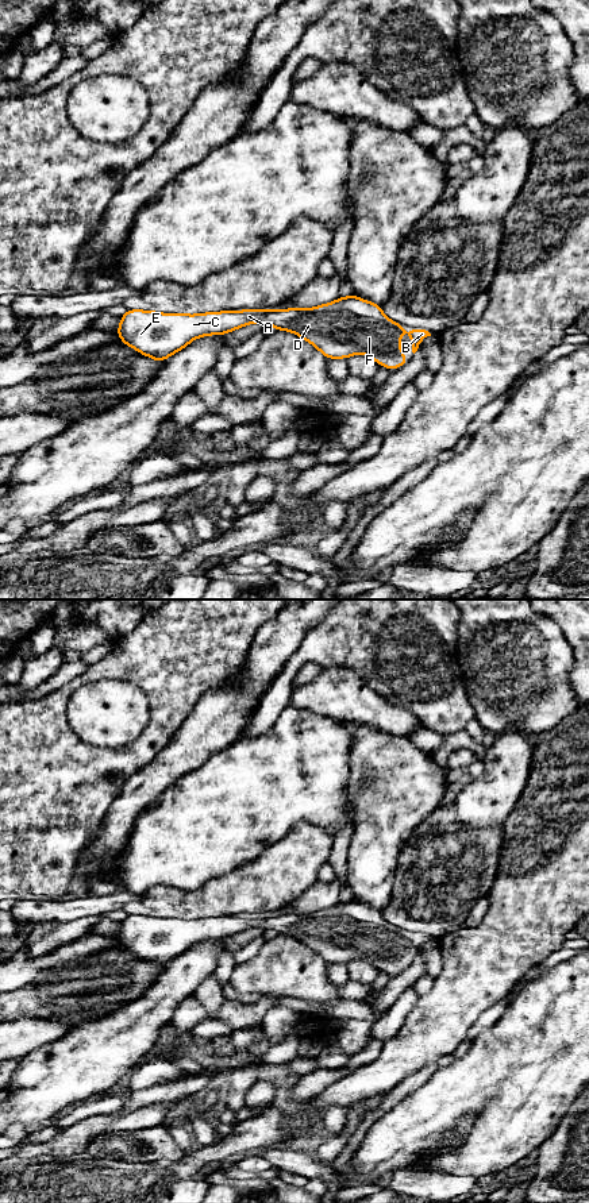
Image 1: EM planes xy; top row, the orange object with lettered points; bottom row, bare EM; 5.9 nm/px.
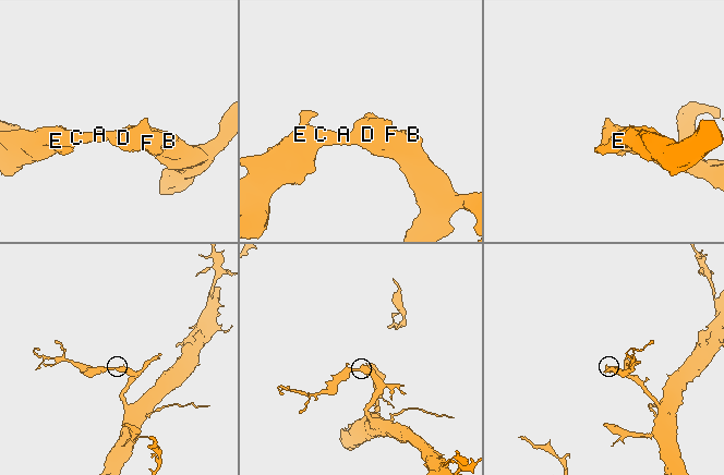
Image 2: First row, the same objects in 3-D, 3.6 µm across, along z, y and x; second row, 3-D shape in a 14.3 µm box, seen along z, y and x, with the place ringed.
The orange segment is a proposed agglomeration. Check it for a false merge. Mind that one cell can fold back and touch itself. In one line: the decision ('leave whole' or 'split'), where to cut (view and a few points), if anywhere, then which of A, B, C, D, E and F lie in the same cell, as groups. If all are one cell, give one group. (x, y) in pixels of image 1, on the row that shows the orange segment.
leave whole; no cut; A B C D E F

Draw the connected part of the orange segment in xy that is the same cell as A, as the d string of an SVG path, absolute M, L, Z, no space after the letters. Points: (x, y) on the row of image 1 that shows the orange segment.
M355 294L308 309L246 309L199 315L130 309L120 317L116 332L122 343L163 362L197 338L224 335L251 323L293 332L327 359L365 354L388 370L408 362L400 348L403 332L409 333L413 354L419 343L431 336L426 329L407 329L389 320L380 305Z

